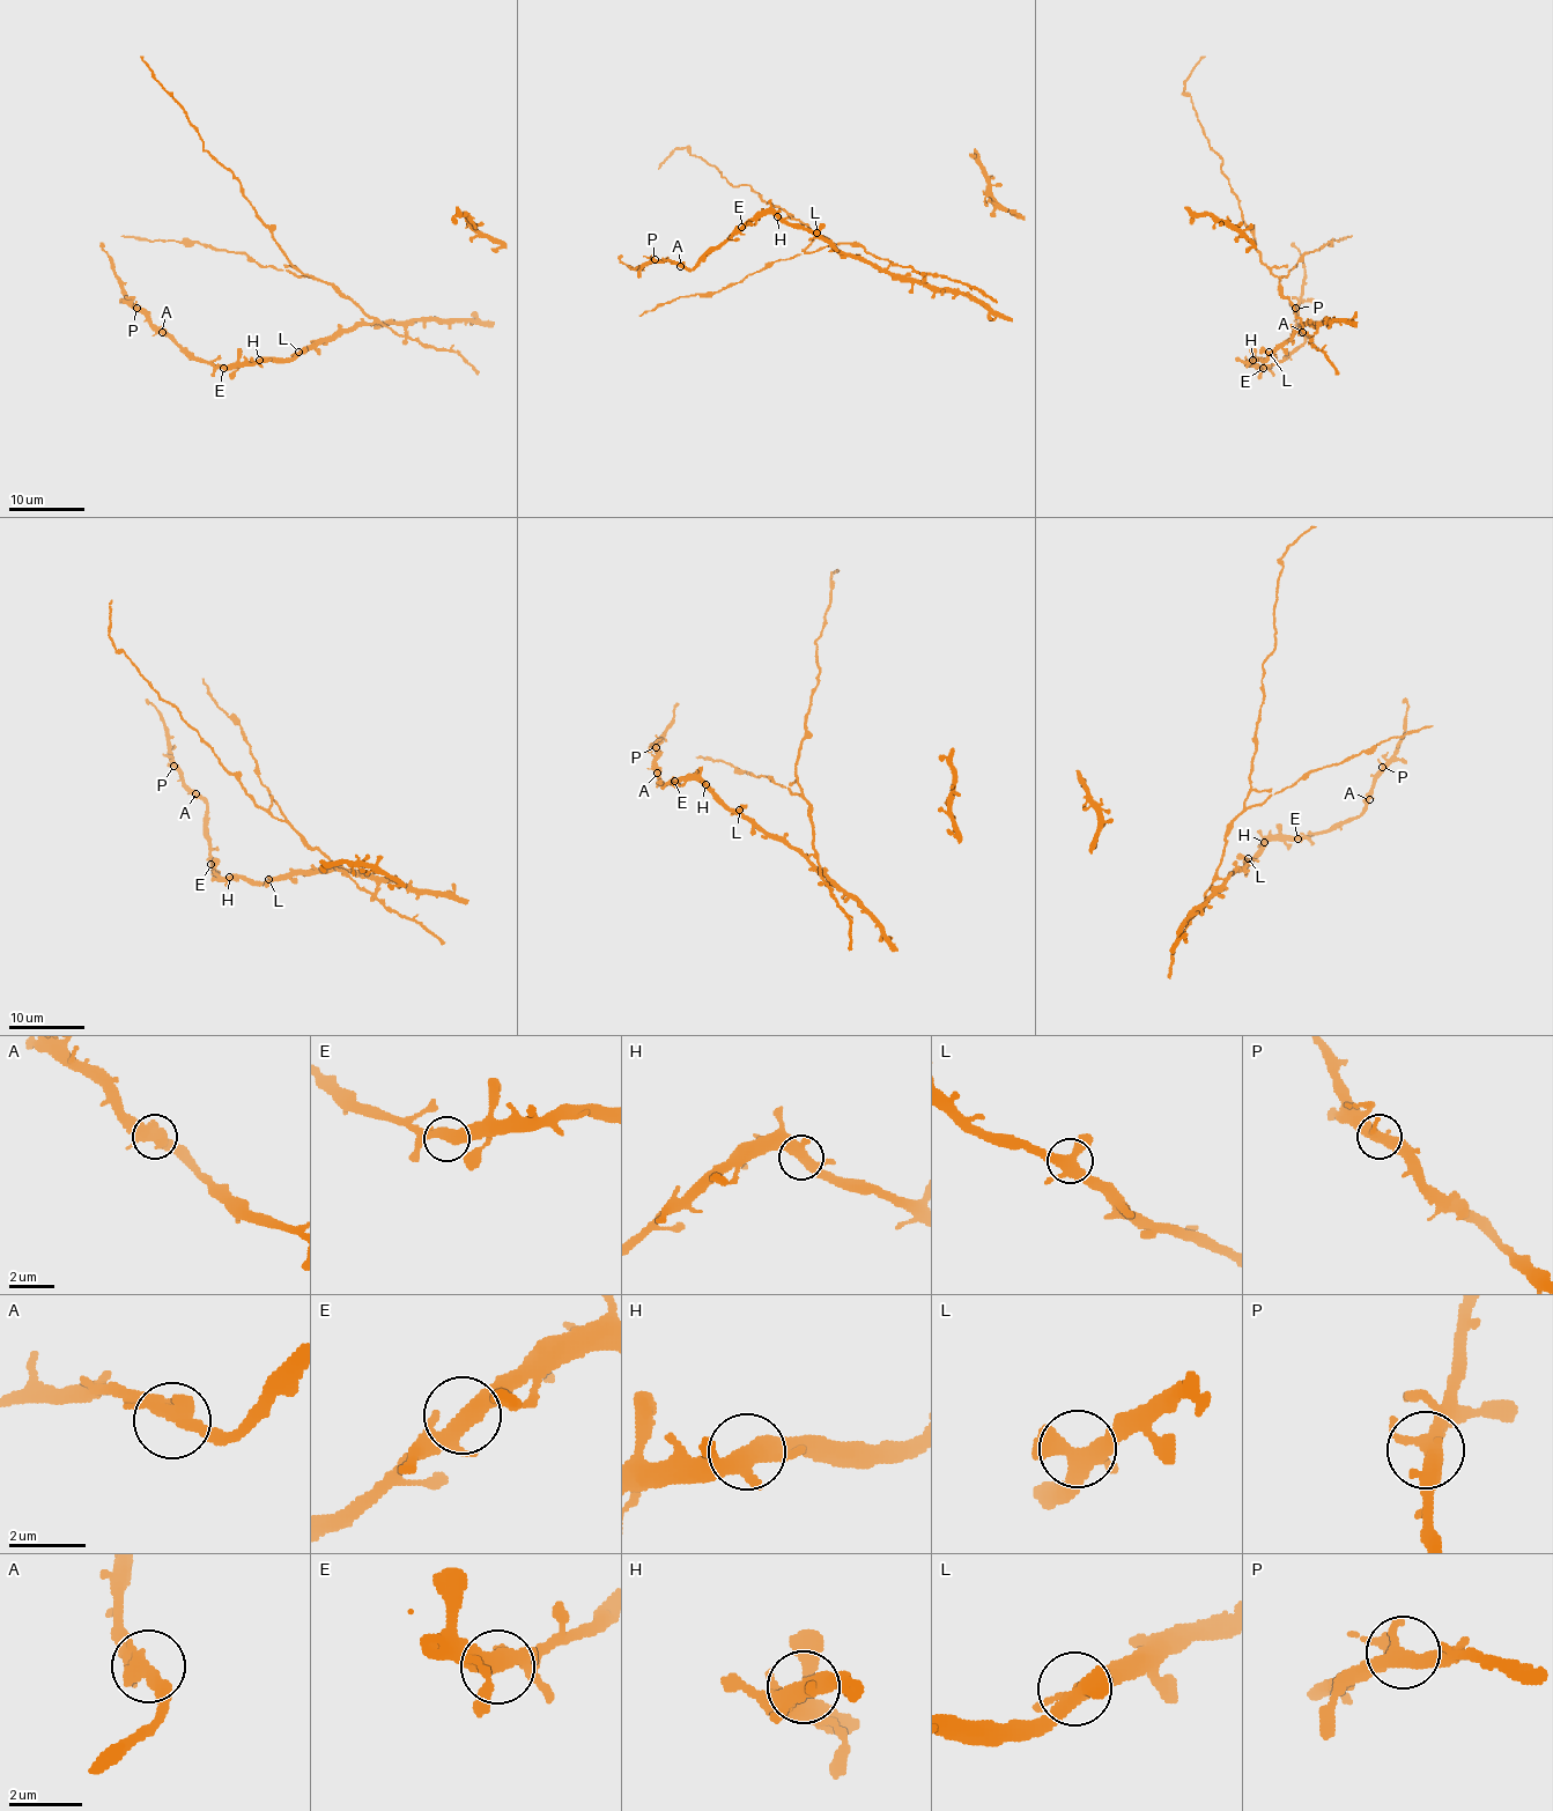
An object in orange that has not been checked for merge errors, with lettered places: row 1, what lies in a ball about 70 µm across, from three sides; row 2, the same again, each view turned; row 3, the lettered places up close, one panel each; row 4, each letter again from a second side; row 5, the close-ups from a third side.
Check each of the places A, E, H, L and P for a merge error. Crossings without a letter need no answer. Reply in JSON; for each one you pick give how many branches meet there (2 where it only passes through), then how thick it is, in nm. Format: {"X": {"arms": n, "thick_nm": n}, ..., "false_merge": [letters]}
{"false_merge": []}

